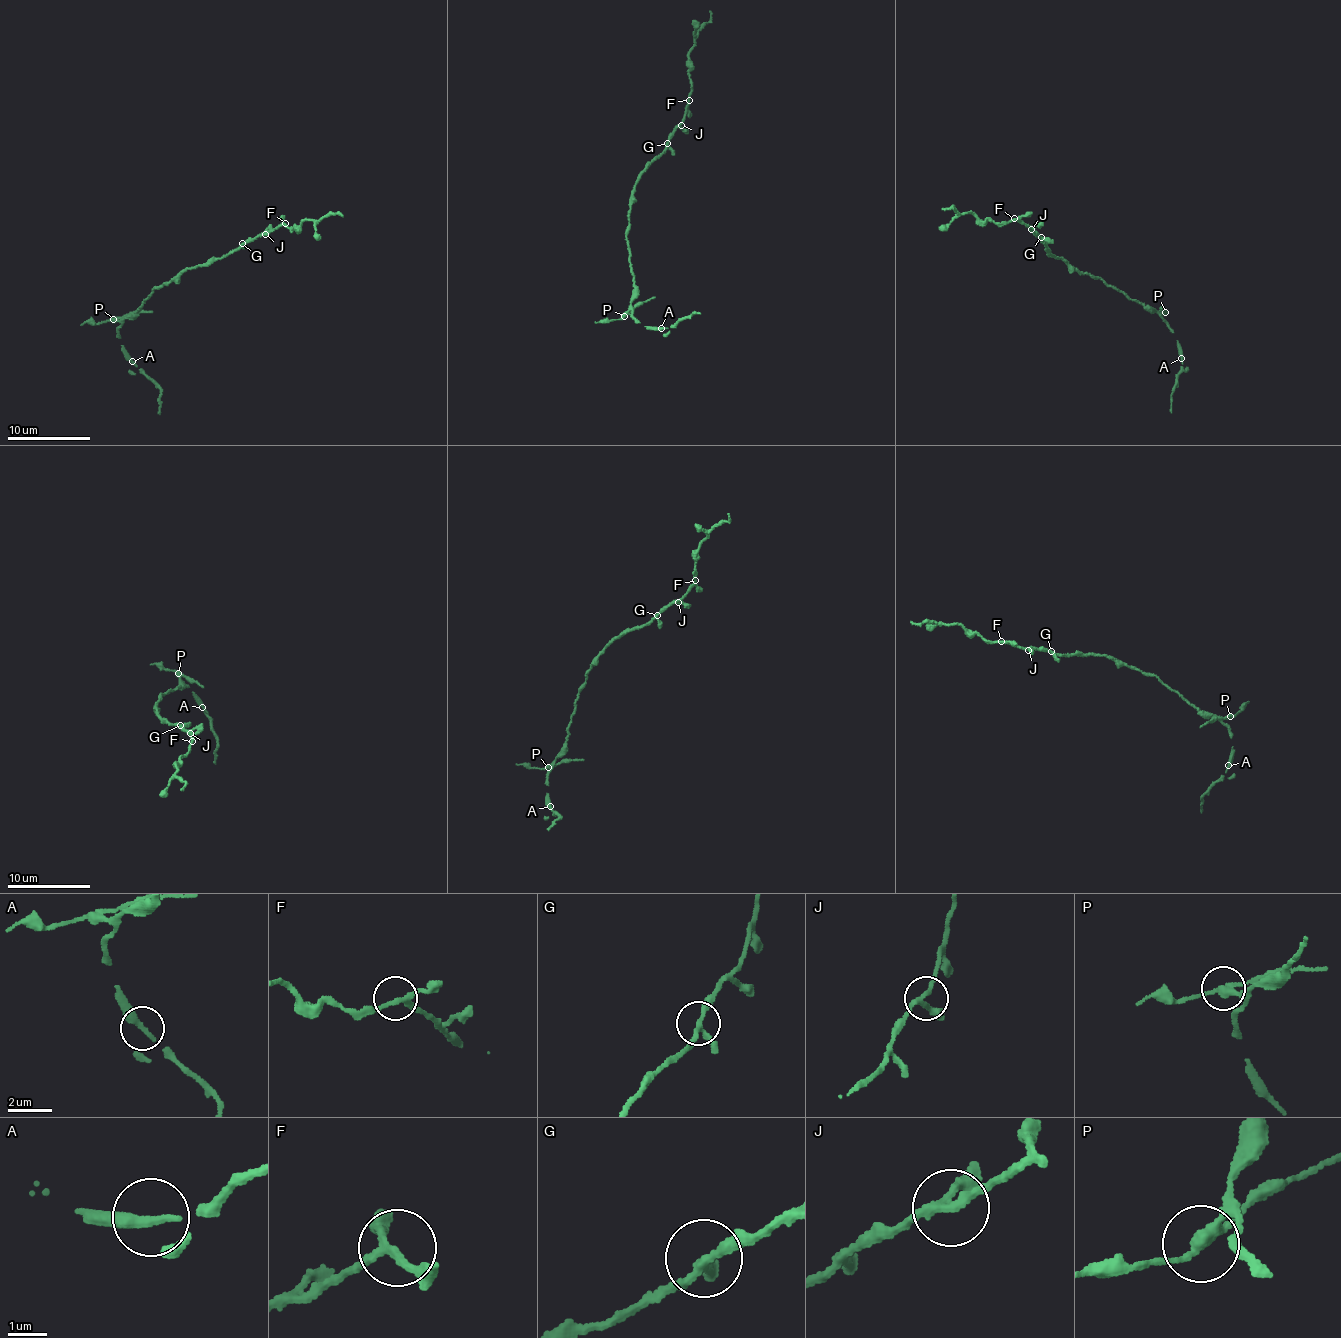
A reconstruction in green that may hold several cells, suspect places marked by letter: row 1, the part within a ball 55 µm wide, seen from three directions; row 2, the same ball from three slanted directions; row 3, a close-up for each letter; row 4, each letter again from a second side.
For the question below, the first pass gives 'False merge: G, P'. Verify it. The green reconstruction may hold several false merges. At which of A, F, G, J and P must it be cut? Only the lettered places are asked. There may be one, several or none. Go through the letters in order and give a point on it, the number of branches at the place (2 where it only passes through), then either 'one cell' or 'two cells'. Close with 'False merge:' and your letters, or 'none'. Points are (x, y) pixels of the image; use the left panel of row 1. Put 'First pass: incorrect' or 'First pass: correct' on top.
First pass: incorrect
A: (132, 361) | 2 | one cell
F: (285, 223) | 3 | one cell
G: (242, 243) | 3 | one cell
J: (265, 234) | 3 | one cell
P: (113, 319) | 3 | two cells
False merge: P

